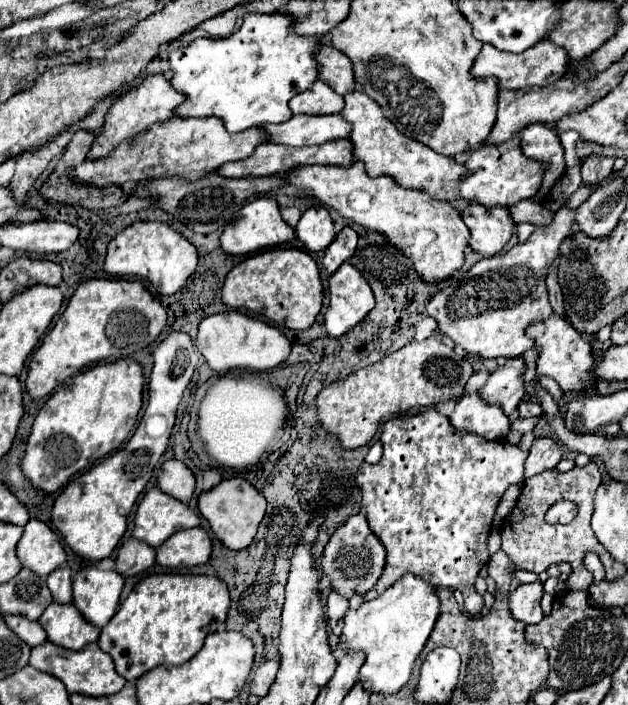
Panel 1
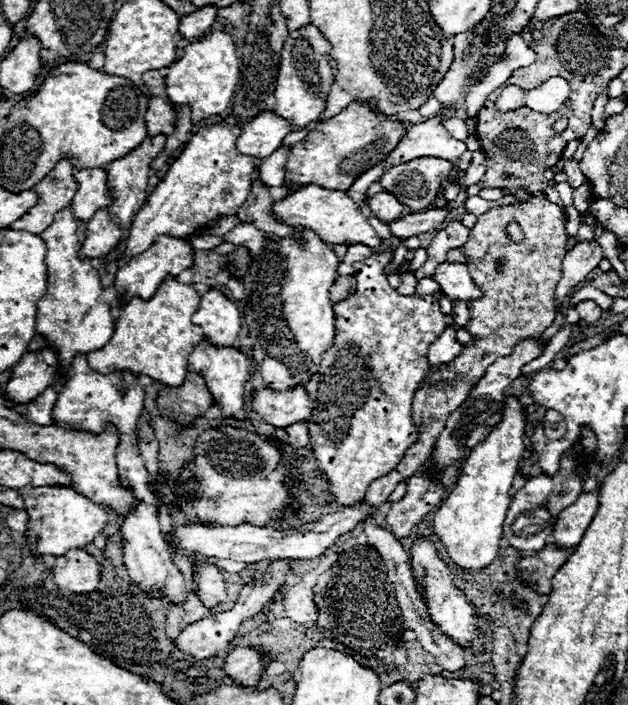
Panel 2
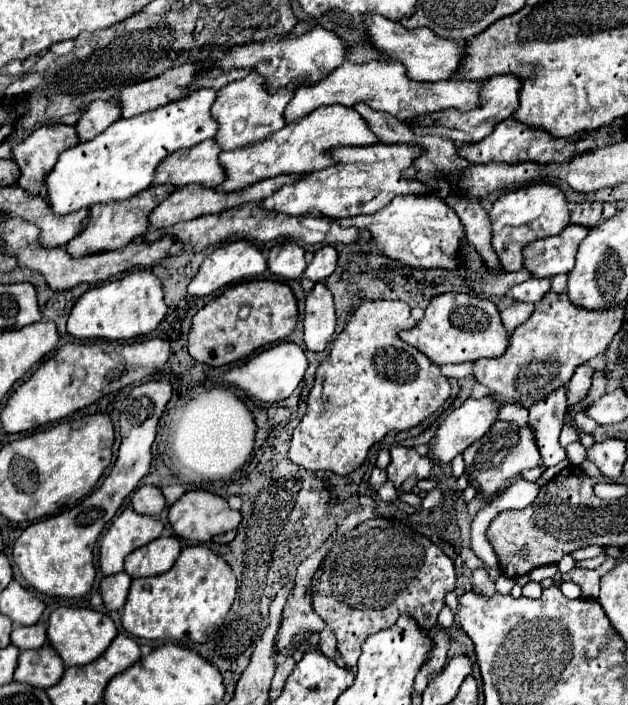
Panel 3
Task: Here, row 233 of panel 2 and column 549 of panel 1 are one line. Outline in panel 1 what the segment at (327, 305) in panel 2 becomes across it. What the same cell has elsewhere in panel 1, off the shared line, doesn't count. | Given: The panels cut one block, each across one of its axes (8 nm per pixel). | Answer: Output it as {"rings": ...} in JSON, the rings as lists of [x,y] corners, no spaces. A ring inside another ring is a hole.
{"rings":[[[564,204],[554,214],[550,228],[534,230],[524,244],[516,244],[506,254],[482,258],[452,286],[438,290],[426,304],[428,316],[438,322],[438,328],[444,336],[470,354],[482,358],[522,356],[534,344],[534,340],[524,334],[528,324],[544,320],[552,312],[544,278],[548,274],[550,262],[554,262],[558,256],[560,240],[570,236],[574,222],[576,210]]]}

